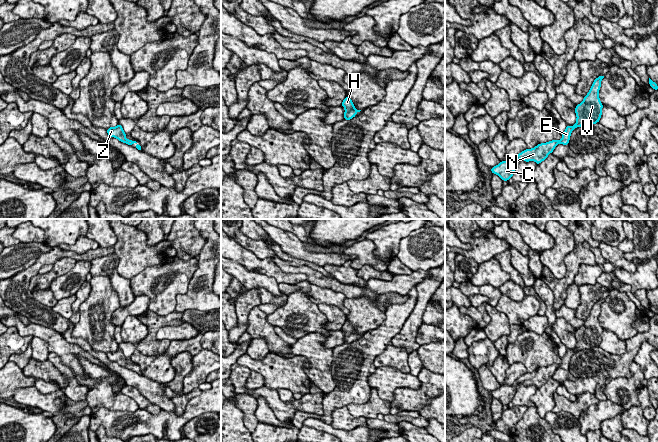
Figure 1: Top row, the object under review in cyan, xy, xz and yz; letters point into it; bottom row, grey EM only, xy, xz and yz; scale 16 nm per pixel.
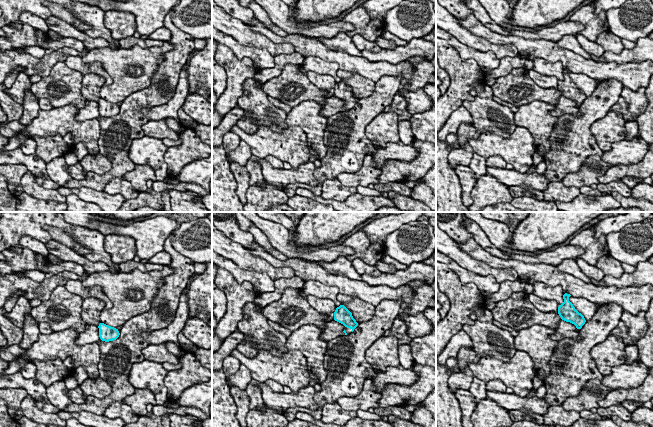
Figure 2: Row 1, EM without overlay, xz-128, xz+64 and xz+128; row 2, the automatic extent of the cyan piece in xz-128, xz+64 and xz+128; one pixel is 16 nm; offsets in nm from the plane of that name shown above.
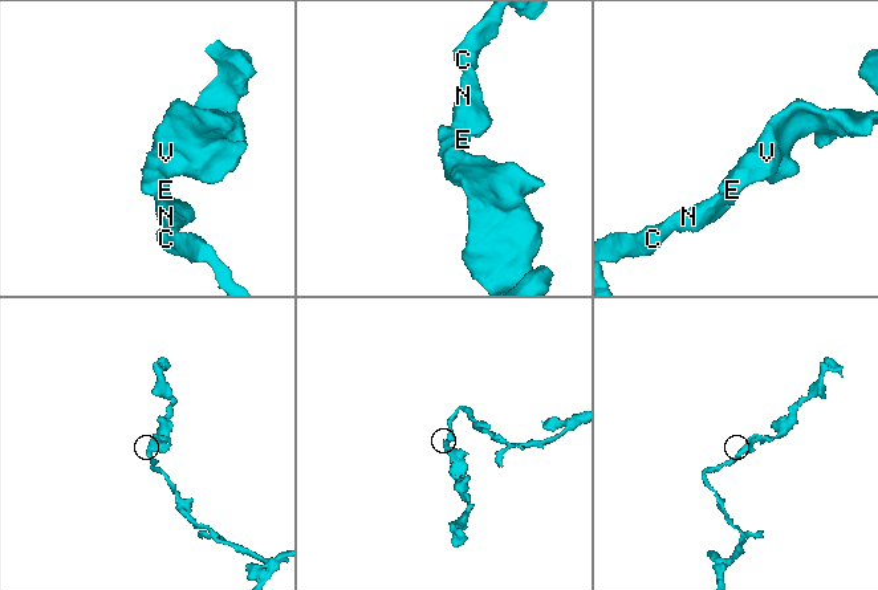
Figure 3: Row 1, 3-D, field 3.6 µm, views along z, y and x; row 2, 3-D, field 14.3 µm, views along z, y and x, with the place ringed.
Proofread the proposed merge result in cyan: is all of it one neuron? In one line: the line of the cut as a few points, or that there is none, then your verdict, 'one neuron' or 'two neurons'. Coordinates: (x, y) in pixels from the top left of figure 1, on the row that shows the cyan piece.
cut none; one neuron

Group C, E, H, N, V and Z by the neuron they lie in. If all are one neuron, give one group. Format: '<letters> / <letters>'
C E H N V Z

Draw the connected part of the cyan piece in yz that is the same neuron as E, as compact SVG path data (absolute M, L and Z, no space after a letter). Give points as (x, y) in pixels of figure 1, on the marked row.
M601 75L594 80L589 92L584 97L584 100L576 106L576 124L573 126L566 126L565 131L562 133L561 140L554 139L547 143L538 144L532 149L527 148L519 153L511 162L501 161L498 165L491 168L491 172L498 175L503 181L508 181L512 178L519 159L522 159L525 162L535 161L536 164L540 164L550 153L553 152L559 143L563 145L569 144L571 133L575 128L598 123L601 118L603 108L598 95L601 87L601 80L603 78L605 78L605 75Z

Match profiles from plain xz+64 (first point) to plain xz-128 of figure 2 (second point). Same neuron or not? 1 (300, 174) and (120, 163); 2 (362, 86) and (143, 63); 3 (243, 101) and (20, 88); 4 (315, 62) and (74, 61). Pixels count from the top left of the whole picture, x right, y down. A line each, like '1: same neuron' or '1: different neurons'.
1: different neurons
2: same neuron
3: same neuron
4: same neuron

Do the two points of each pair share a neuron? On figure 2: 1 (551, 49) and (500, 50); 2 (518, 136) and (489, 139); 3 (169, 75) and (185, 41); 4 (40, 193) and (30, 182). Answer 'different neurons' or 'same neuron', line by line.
1: different neurons
2: same neuron
3: same neuron
4: same neuron

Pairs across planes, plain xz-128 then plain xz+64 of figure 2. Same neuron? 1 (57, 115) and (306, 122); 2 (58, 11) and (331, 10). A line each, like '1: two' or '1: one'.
1: one
2: two

